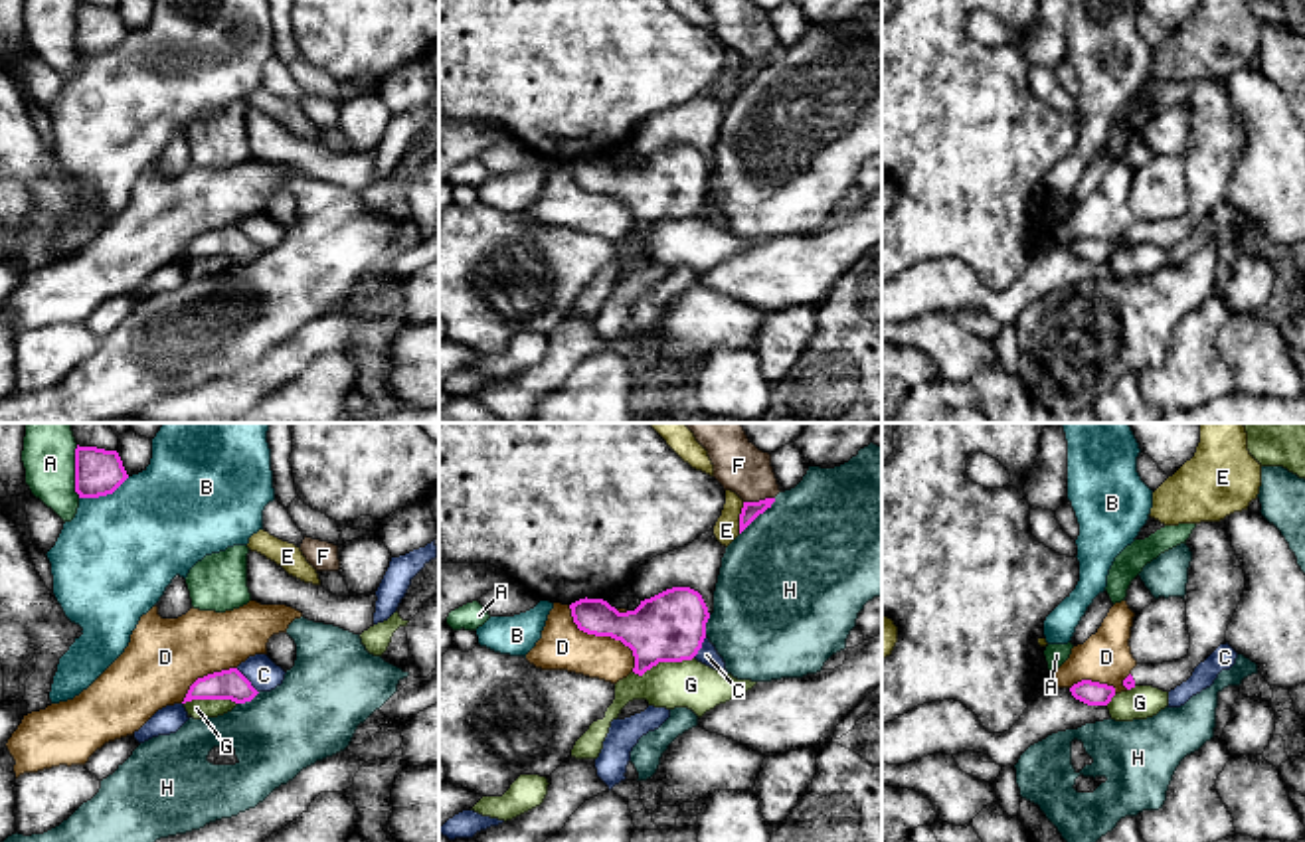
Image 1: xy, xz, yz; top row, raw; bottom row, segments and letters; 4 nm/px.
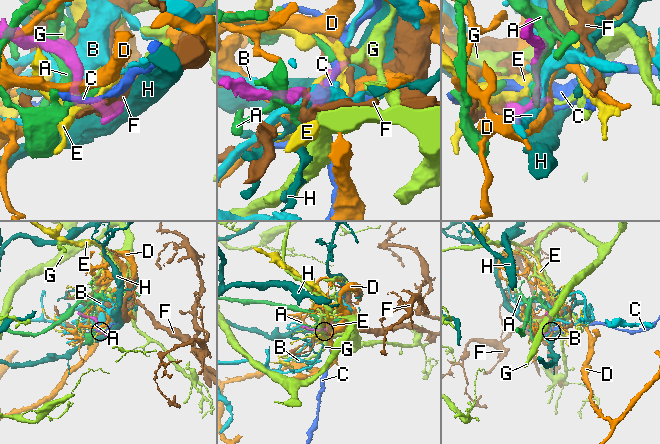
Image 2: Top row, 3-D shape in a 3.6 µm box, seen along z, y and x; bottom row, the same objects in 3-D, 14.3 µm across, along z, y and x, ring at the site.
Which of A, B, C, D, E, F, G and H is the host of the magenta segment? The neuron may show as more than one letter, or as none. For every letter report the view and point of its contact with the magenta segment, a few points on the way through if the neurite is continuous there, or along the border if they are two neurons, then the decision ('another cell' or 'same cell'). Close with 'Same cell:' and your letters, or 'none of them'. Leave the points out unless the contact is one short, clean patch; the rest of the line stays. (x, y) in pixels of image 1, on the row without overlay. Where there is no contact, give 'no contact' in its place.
A: xy (76, 28) | another cell
B: xy (103, 52) | another cell
C: xy (248, 238) | another cell
D: xz (604, 192) | another cell
E: xz (740, 76) | along xz (744, 60), (738, 89) | another cell
F: xz (760, 58) | along xz (774, 54), (744, 60) | another cell
G: xz (663, 218) | along xz (693, 214), (657, 220), (641, 232), (633, 230) | another cell
H: xz (758, 72) | another cell
Same cell: none of them

